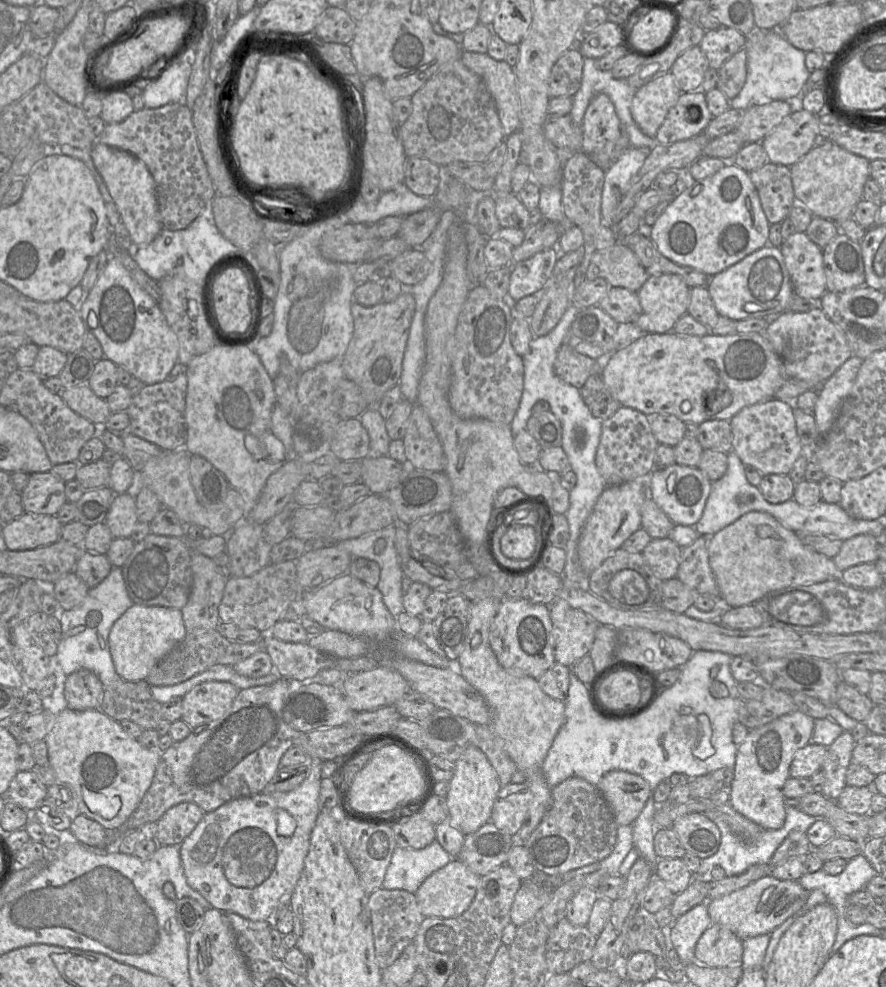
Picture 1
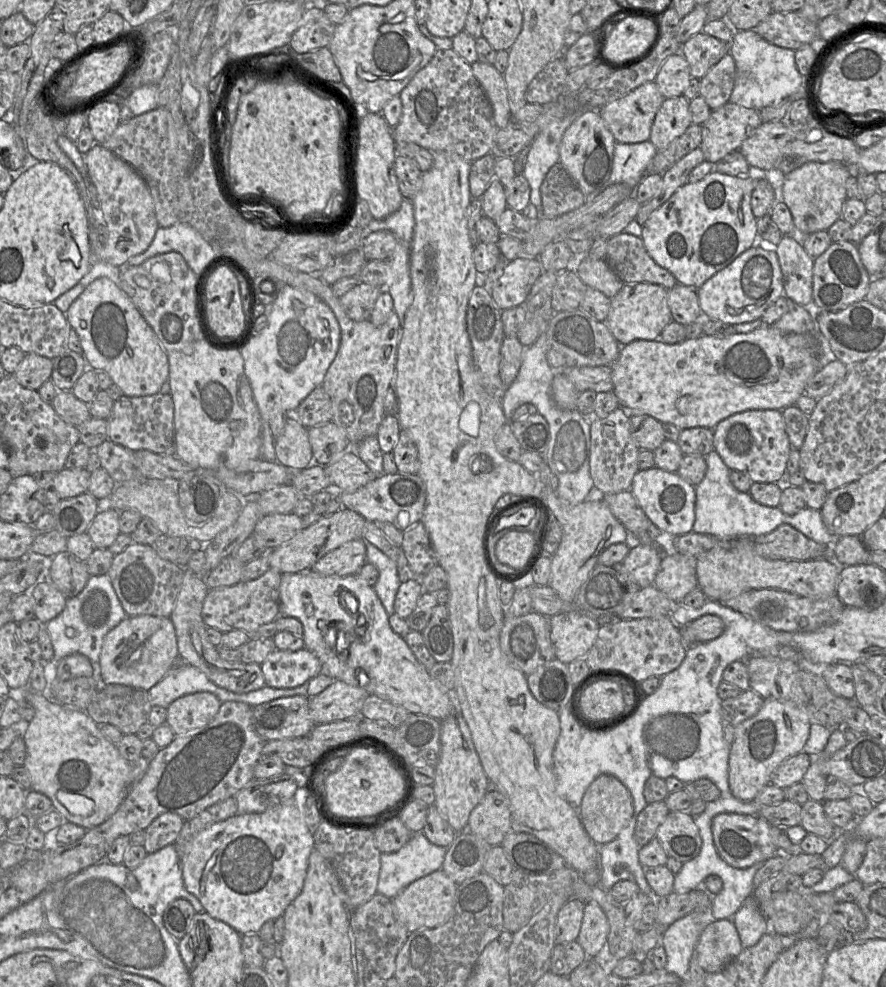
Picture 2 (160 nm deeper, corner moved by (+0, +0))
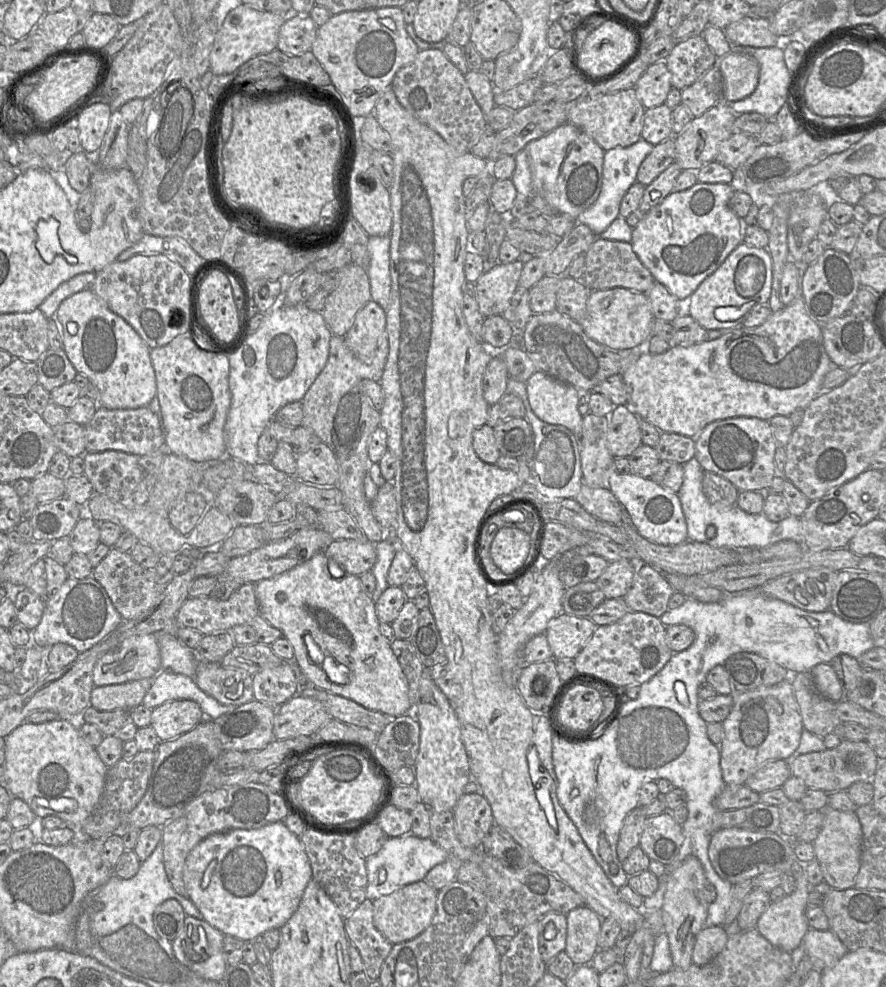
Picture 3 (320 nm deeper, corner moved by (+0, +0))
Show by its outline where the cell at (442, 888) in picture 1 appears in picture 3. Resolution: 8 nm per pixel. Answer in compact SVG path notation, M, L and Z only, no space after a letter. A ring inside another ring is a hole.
M424 880L408 884L391 894L373 900L373 922L377 930L392 944L414 939L430 924L436 913L438 890Z

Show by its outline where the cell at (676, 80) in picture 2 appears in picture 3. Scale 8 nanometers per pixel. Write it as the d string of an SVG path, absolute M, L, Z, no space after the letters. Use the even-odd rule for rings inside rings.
M665 61L649 65L634 86L636 96L645 109L664 104L671 89L671 73Z

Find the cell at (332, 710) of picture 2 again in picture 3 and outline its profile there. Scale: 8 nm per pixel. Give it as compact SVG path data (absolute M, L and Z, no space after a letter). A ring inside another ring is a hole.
M296 694L277 707L273 721L275 740L315 734L331 716L320 701Z

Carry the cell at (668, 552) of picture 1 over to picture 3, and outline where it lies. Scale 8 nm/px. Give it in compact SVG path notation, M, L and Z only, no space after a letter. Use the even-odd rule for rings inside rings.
M621 559L608 564L604 572L595 581L605 599L622 598L629 590L635 566L630 559Z

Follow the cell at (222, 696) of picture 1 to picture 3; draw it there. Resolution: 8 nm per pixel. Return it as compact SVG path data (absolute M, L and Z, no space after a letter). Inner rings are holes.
M173 700L152 709L151 727L161 742L193 730L205 718L200 705L192 700Z

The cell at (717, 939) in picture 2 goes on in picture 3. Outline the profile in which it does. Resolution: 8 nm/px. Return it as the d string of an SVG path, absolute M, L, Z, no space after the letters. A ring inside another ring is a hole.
M725 926L704 927L696 938L692 963L697 966L708 964L724 949L728 937Z

